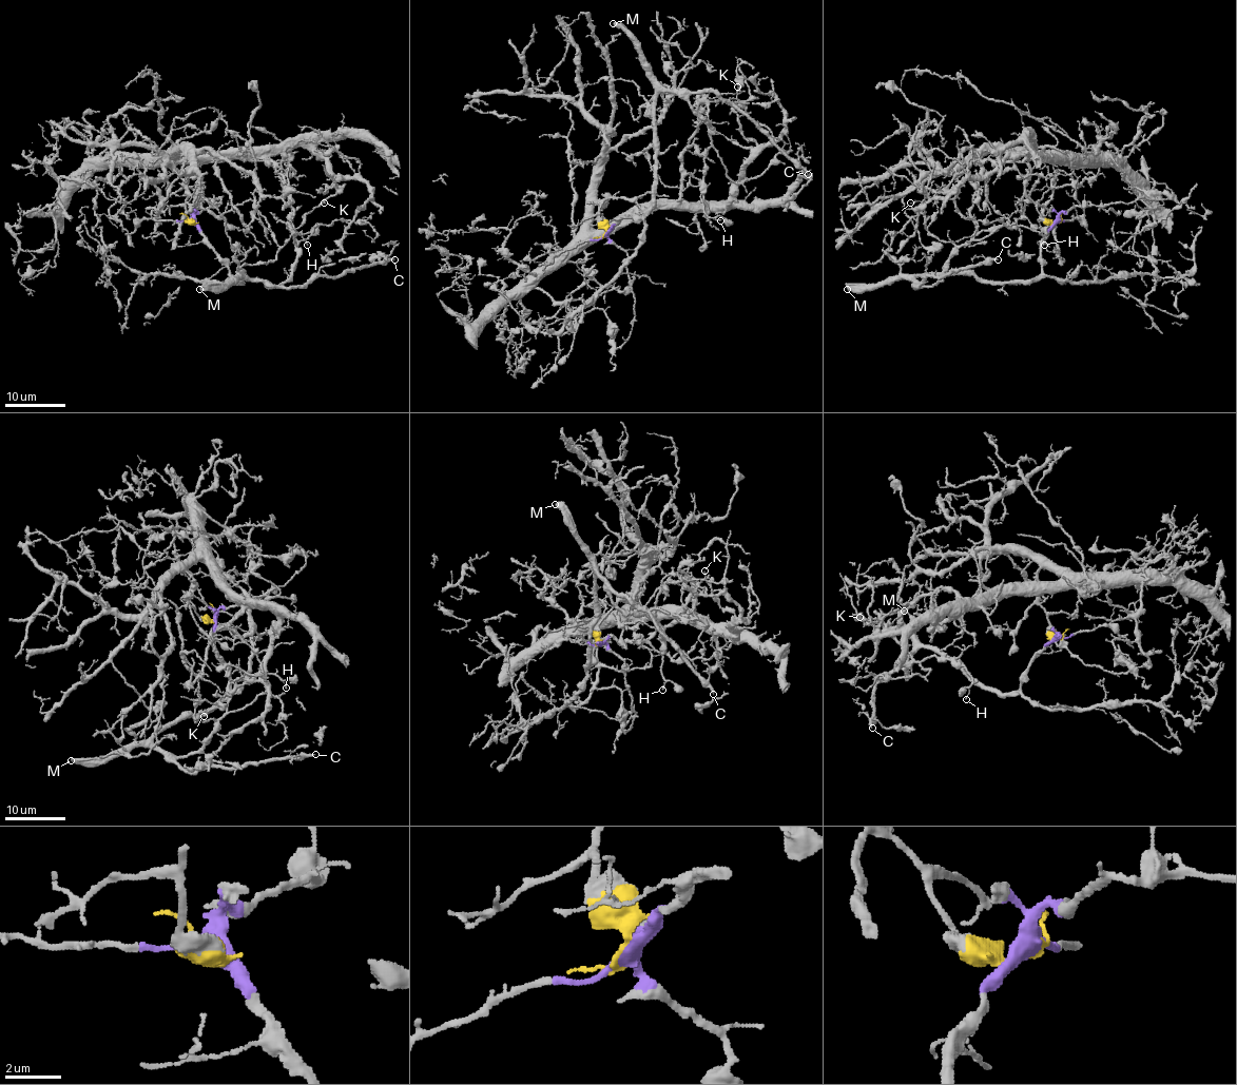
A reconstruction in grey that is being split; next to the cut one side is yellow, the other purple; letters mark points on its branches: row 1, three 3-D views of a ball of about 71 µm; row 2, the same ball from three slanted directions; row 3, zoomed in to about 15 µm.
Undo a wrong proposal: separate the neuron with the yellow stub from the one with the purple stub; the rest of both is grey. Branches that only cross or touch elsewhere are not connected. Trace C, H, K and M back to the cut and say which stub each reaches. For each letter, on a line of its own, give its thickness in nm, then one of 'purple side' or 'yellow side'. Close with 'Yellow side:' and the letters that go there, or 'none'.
C: 240 nm thick; purple side
H: 120 nm thick; purple side
K: 150 nm thick; purple side
M: 440 nm thick; purple side
Yellow side: none

